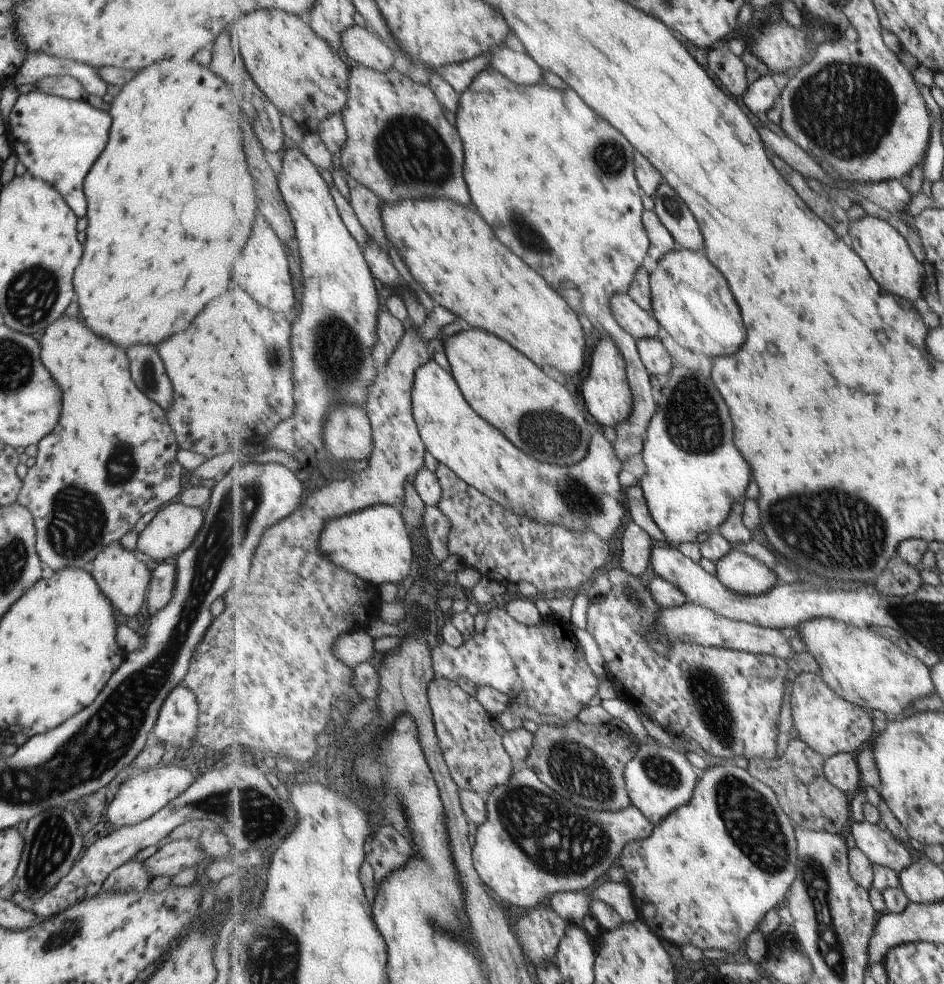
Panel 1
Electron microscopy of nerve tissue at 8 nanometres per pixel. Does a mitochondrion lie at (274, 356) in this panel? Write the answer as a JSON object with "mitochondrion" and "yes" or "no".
{"mitochondrion":"yes"}

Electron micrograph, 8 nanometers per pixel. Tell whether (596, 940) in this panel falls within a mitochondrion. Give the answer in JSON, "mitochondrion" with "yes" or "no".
{"mitochondrion":"no"}

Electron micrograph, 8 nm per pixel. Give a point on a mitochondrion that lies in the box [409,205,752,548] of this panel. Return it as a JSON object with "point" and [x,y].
{"point":[692,420]}

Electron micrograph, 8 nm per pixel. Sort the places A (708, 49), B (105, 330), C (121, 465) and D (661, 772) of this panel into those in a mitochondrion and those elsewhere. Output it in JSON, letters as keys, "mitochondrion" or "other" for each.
{"A":"other","B":"other","C":"mitochondrion","D":"mitochondrion"}

